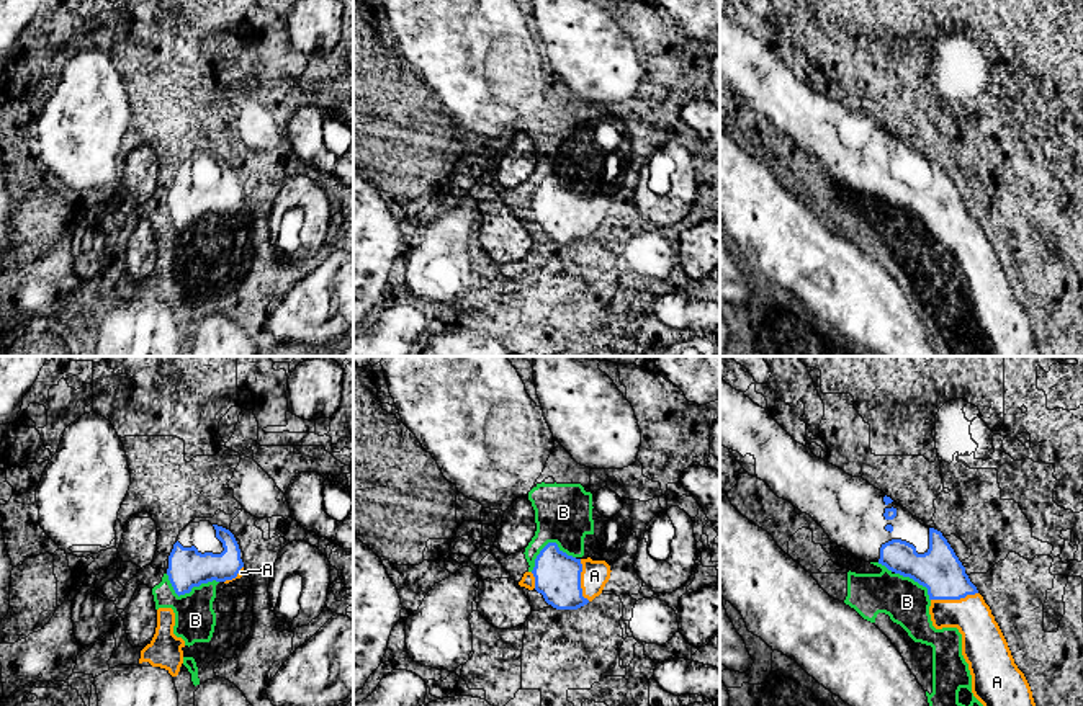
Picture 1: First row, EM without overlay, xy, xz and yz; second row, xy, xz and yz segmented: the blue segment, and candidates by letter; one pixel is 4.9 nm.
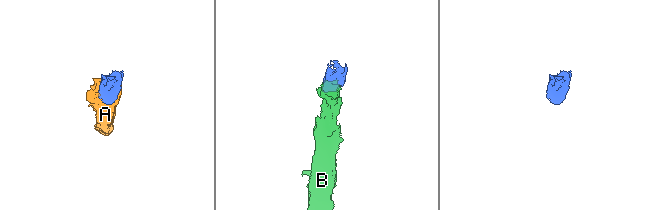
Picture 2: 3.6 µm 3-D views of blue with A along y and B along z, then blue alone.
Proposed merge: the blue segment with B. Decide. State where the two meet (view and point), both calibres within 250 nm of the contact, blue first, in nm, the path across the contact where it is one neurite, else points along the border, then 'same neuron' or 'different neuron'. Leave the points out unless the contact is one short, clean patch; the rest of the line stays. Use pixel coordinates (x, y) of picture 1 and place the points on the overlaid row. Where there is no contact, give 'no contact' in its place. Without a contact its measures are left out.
xy (188, 592) | 190/200 nm | along xy (166, 574), (179, 595), (202, 584), (218, 580) | different neuron

